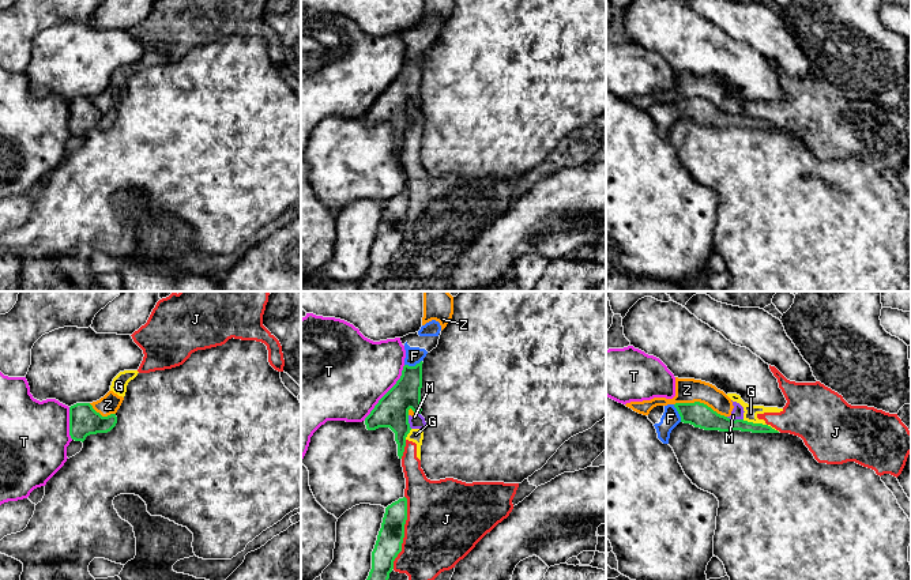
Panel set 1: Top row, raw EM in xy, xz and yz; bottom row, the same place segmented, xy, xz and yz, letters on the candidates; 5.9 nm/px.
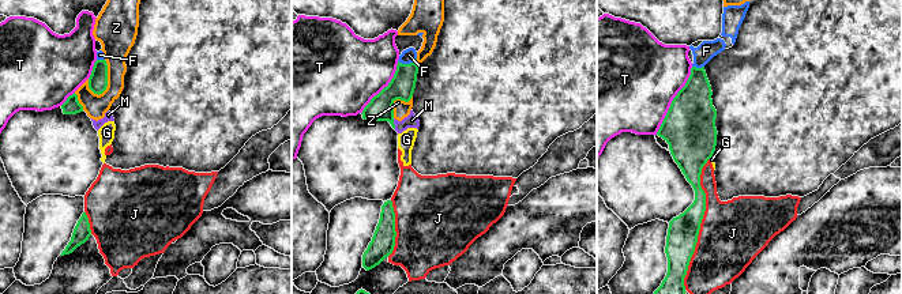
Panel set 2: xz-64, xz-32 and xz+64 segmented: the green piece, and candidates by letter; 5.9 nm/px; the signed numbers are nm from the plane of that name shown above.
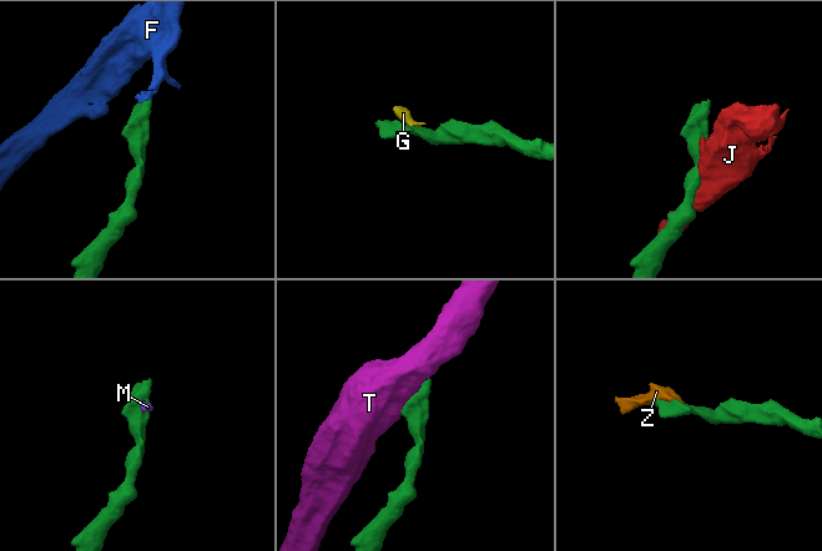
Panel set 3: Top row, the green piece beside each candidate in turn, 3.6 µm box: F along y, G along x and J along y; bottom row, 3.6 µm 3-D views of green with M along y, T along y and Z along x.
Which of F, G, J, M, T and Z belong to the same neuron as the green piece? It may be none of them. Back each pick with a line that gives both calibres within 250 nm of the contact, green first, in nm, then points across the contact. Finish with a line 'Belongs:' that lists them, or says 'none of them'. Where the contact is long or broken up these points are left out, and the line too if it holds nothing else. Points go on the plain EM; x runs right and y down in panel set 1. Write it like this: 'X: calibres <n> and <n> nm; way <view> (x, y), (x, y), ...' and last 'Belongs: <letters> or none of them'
F: calibres 180 and 100 nm; way xz (406, 89), (413, 61), (414, 51)
Belongs: F

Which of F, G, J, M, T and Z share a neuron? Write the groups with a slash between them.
F / G J M Z / T

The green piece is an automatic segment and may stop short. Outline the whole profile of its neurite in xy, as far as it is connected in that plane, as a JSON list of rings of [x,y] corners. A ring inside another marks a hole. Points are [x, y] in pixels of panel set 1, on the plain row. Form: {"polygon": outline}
{"polygon": [[[76,98],[69,102],[69,131],[75,136],[83,138],[90,129],[108,128],[116,118],[116,109],[102,112],[90,98]]]}

